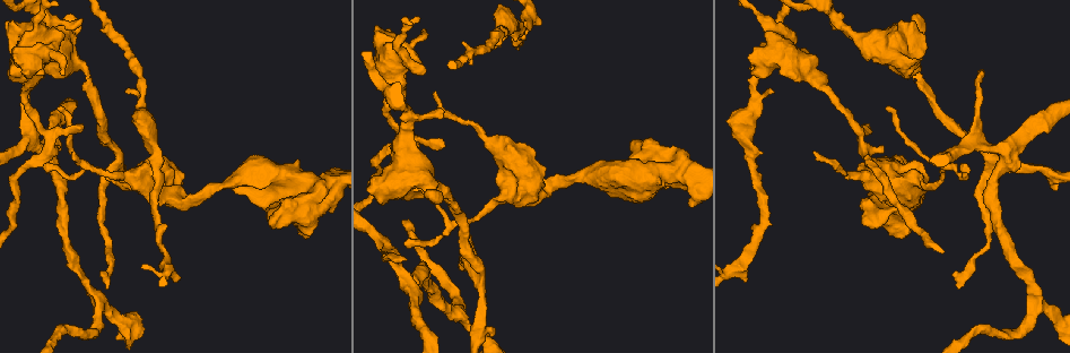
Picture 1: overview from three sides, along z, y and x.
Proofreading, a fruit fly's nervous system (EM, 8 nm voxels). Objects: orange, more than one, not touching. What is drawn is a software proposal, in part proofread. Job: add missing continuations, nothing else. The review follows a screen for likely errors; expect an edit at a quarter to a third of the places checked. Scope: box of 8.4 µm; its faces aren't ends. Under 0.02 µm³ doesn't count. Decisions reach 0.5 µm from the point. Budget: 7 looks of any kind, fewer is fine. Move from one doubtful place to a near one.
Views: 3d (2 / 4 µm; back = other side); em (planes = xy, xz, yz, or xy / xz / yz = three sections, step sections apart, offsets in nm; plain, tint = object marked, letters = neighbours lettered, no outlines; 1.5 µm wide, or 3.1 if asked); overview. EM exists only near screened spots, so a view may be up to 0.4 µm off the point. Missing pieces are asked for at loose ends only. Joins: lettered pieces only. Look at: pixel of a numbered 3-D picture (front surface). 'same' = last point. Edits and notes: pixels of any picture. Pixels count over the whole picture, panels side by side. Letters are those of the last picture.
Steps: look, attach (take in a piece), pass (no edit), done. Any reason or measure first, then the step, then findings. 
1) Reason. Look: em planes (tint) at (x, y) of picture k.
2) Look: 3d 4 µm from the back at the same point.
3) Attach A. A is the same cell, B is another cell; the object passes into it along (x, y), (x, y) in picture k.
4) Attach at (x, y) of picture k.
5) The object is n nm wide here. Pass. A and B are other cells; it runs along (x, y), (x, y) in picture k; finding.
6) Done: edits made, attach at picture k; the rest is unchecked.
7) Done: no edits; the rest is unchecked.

Branch stops here. Look: em planes (letters) at (376, 27) of picture 1.

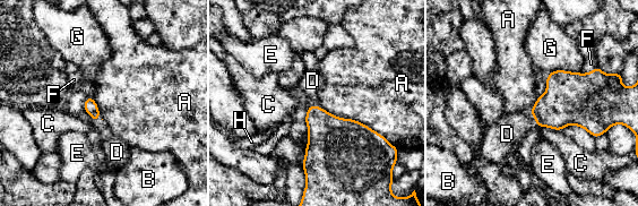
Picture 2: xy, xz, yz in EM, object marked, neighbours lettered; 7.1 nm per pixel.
Attach at (507, 134) of picture 2. D is the same cell, A, B, C, E, F, G and H are other cells; it goes on there.

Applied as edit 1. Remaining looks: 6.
An open end. Look: 3d 2 µm at (404, 260) of picture 1.

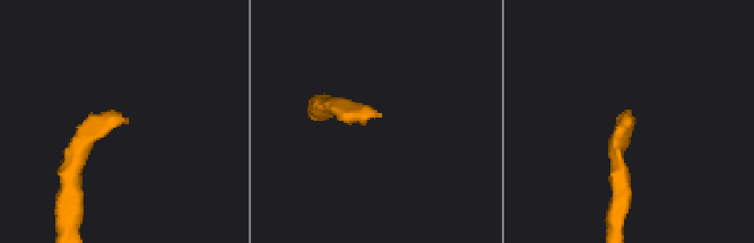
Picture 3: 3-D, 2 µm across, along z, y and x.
Look: em planes (tint) at (628, 117) of picture 3.

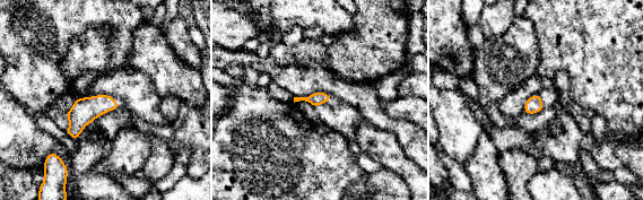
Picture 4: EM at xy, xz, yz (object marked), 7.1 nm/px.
See the neighbours. Look: em planes (letters) at the same point.

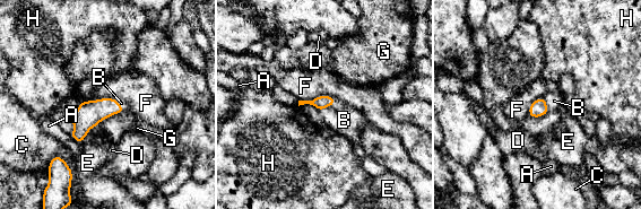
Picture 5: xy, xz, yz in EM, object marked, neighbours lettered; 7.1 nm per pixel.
The object is 100 nm wide here. Attach at (344, 120) of picture 5. B is the same cell, A, C, D, E, F, G and H are other cells; it goes on there.

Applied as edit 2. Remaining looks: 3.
Branch stops here. Look: em planes (letters) at (959, 287) of picture 1.

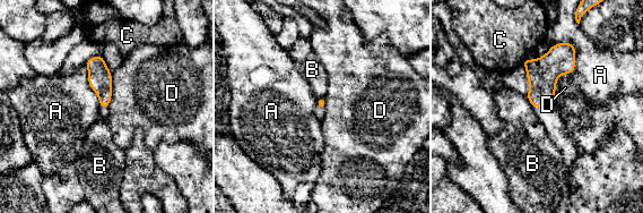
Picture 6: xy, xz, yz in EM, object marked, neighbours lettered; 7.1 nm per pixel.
Pass. A, B, C and D are other cells; a border runs along (572, 73), (558, 77), (553, 100) in picture 6; no lettered piece goes on from it.

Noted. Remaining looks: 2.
Done: edits made, attach at picture 2, attach at picture 5; the rest is unchecked.

